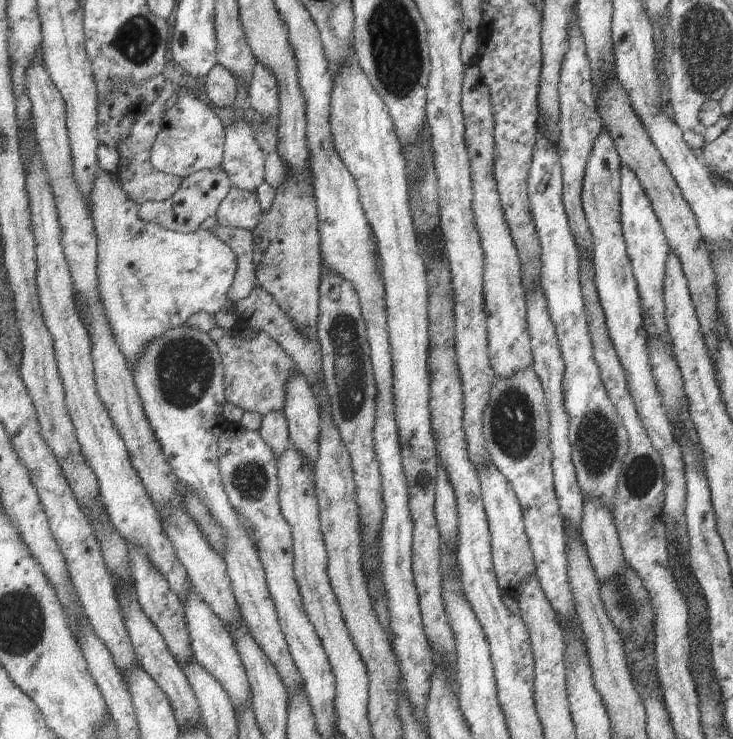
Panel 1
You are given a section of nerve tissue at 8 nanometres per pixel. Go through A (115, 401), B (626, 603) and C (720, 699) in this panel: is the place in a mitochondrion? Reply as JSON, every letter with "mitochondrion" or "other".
{"A":"other","B":"mitochondrion","C":"other"}

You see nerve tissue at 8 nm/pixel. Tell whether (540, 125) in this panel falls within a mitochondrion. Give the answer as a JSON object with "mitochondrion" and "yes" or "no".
{"mitochondrion":"no"}

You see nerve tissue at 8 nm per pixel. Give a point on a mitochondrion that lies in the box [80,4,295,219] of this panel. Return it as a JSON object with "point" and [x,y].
{"point":[137,41]}

